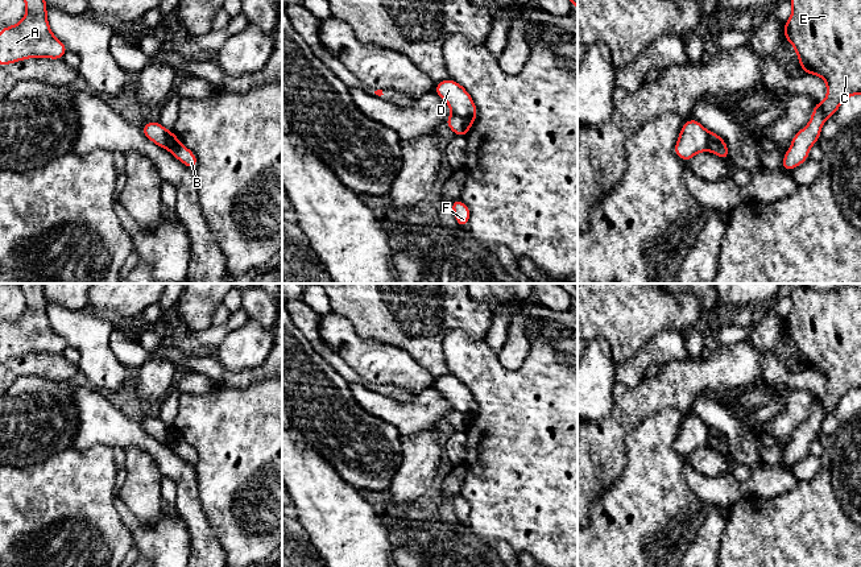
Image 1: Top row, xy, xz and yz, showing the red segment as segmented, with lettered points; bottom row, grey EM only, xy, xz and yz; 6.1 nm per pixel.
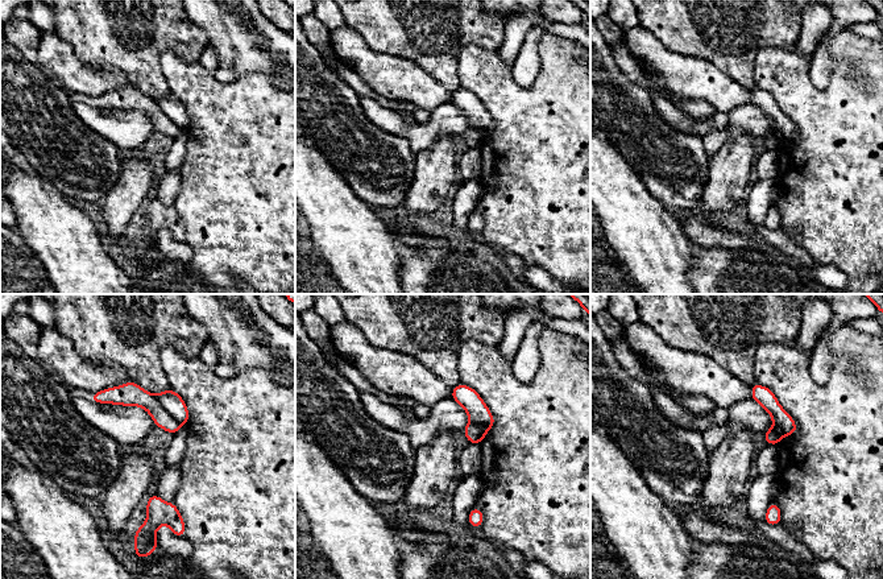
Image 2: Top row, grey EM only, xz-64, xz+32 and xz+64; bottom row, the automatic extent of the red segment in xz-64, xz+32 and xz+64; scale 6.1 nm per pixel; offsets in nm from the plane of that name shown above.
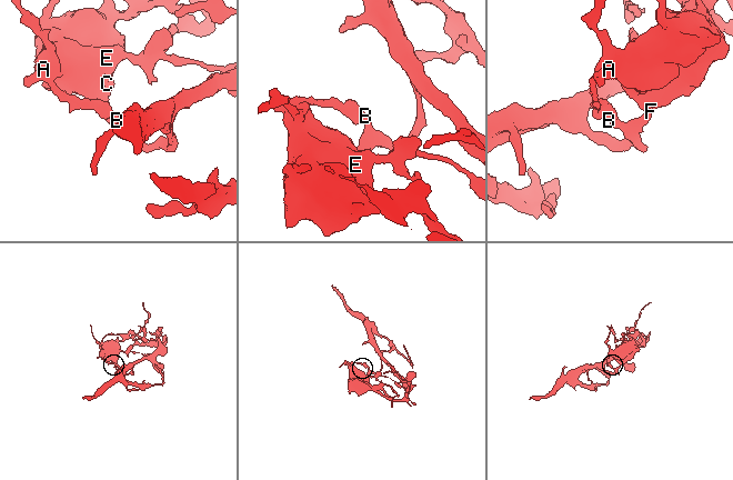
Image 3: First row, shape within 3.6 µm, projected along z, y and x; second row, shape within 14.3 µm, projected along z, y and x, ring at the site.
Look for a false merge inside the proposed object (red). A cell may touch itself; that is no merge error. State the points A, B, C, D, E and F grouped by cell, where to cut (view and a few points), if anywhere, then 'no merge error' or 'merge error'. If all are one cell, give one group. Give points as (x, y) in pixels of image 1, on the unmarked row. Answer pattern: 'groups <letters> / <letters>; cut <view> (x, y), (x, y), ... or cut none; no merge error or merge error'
groups A C E F / B D; cut xz (452, 408), (471, 417); merge error

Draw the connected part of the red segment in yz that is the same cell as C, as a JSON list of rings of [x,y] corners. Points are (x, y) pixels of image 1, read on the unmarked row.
[[[794,284],[791,295],[792,310],[783,319],[783,331],[794,342],[799,361],[806,369],[821,372],[827,378],[825,397],[816,397],[810,418],[794,430],[790,444],[783,451],[782,465],[792,465],[808,455],[808,447],[820,433],[824,417],[837,409],[839,401],[849,392],[861,389],[861,284],[843,284],[835,290],[812,290],[803,284]]]

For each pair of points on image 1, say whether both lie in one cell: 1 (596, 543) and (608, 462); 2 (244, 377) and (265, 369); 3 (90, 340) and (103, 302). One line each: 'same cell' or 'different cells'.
1: different cells
2: same cell
3: different cells

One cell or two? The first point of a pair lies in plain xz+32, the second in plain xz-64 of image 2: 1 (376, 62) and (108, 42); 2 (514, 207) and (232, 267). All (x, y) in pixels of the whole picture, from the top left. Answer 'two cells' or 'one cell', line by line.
1: two cells
2: one cell

